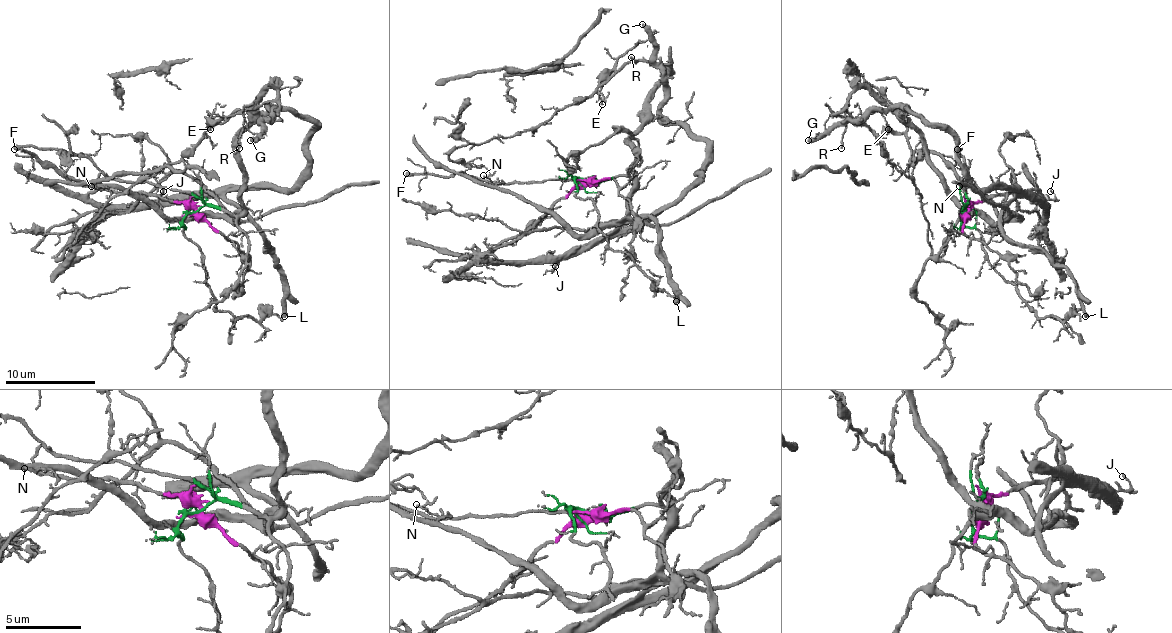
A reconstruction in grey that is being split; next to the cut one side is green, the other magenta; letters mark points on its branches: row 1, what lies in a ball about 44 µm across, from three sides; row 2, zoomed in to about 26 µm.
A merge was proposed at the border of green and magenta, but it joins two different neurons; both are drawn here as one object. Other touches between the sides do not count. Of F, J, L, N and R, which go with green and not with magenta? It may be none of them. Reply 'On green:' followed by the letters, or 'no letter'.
On green: F, N, R

